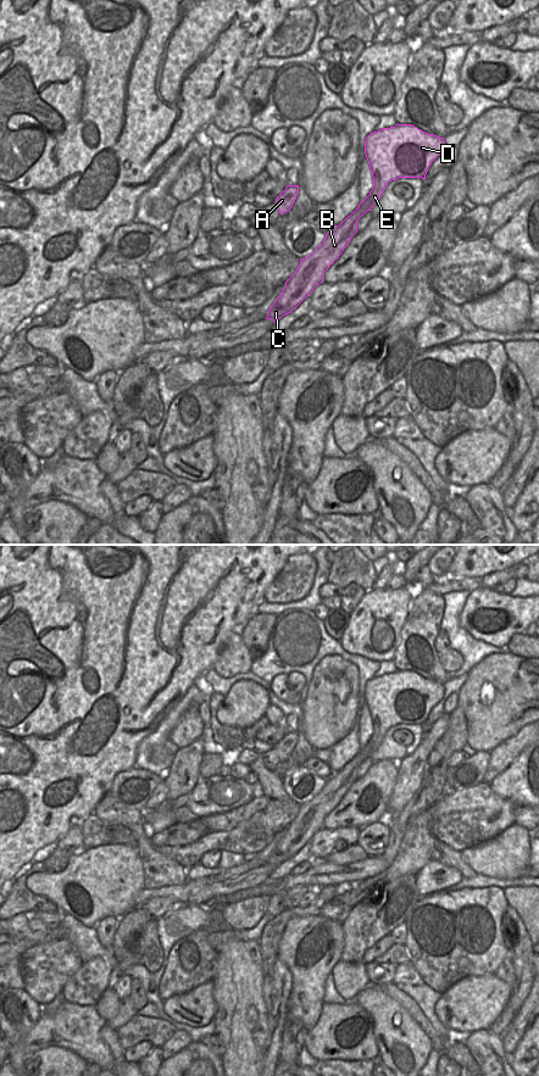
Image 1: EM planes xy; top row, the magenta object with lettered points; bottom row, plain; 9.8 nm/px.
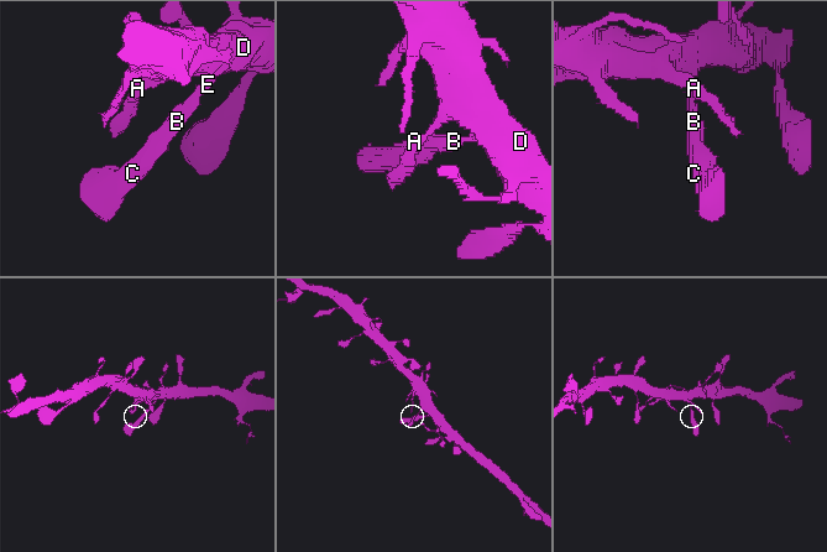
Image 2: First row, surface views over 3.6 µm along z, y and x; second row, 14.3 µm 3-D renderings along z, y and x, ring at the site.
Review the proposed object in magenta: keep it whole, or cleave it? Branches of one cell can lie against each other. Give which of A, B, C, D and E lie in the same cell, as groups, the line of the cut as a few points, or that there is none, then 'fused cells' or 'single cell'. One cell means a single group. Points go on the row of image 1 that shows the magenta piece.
A B C D E; no cut; single cell

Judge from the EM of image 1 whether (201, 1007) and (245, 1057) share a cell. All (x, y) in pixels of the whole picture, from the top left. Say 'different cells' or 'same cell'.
different cells

